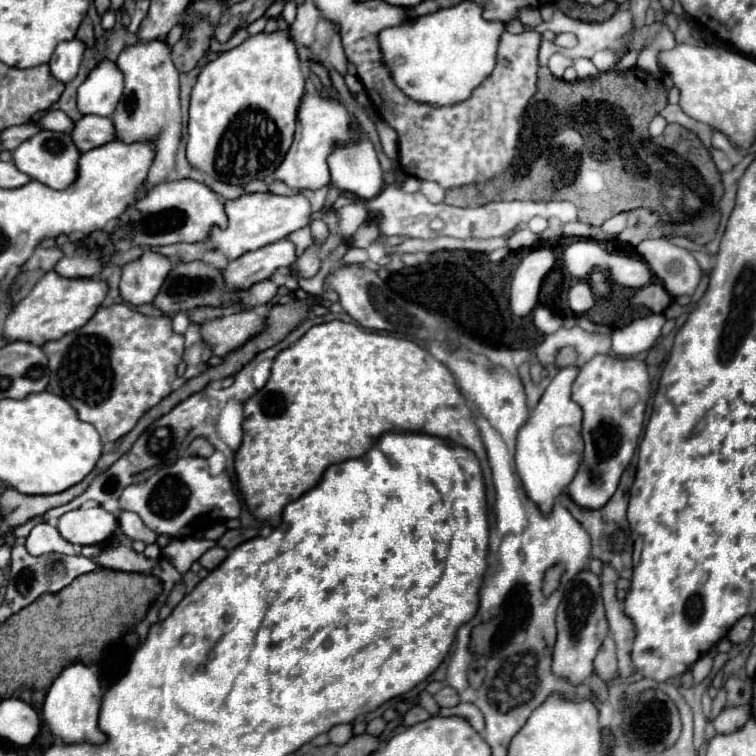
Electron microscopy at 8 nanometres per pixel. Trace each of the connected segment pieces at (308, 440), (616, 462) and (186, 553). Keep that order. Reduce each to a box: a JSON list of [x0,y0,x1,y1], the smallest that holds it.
[[234,319,494,527],[570,355,650,509],[162,537,216,575]]

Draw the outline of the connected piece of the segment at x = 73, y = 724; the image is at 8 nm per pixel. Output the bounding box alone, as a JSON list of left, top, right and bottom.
[44,663,106,745]

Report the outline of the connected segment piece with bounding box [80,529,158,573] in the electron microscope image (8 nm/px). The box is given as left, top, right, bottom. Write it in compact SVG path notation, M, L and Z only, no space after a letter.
M118 529L110 539L98 545L82 547L80 551L84 557L96 561L102 567L116 569L116 571L132 571L132 573L150 573L158 561L144 557L144 553L136 553L132 549L132 541Z

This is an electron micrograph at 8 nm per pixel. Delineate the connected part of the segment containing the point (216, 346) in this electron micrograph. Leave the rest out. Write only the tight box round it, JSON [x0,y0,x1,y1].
[200,309,264,357]

